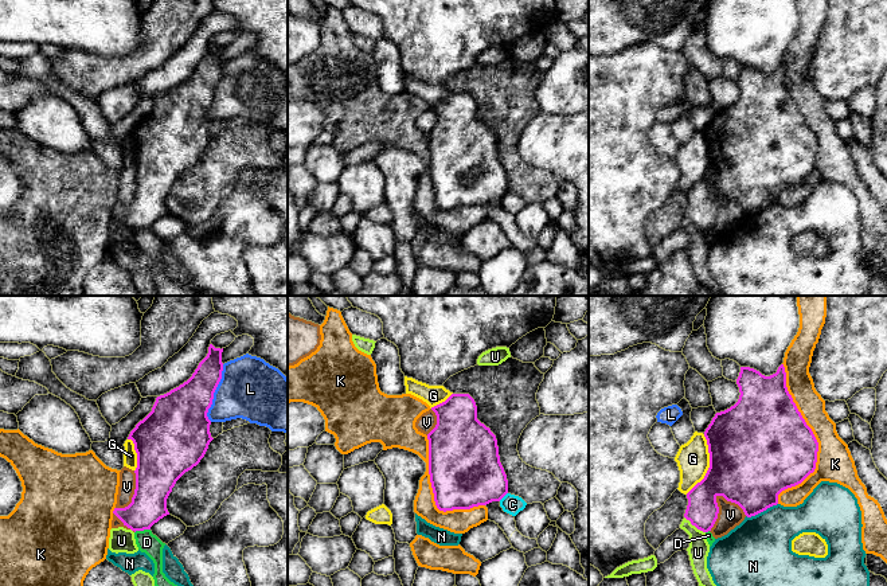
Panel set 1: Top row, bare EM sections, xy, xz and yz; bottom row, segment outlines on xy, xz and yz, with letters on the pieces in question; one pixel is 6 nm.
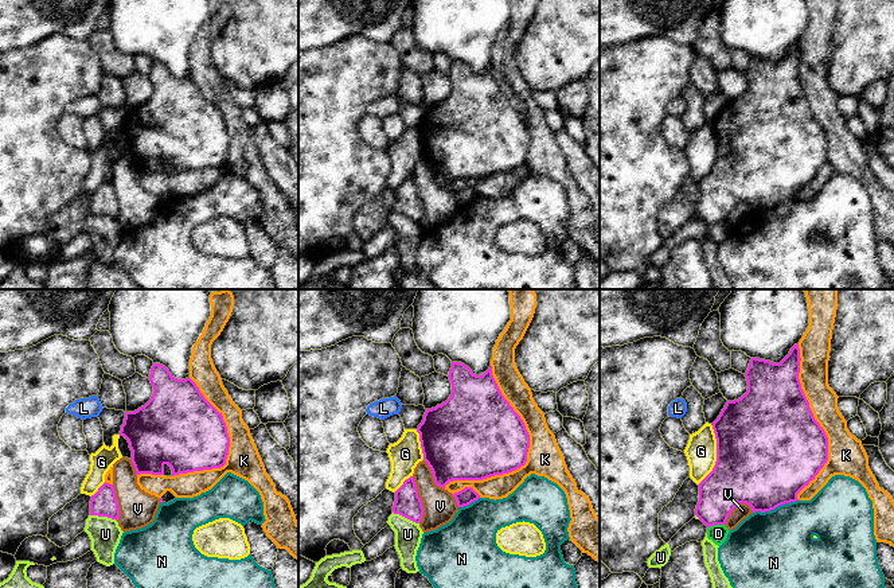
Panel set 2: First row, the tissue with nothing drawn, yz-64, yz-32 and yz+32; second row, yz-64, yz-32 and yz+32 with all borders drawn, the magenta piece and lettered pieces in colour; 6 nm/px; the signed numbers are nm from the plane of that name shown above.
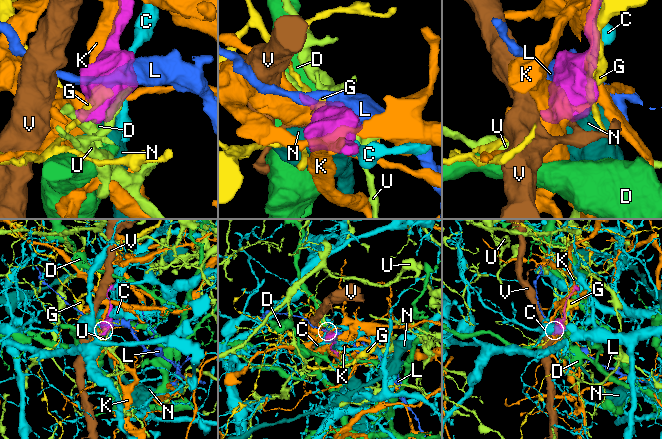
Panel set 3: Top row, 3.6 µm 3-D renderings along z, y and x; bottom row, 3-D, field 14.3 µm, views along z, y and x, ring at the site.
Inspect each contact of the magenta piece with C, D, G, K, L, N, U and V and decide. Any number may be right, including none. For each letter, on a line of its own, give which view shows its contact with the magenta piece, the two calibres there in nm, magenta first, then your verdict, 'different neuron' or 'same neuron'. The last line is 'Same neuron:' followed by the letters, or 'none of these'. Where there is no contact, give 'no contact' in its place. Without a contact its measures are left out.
C: xz | 400/120 nm | different neuron
D: xy | 220/120 nm | different neuron
G: yz | 500/200 nm | different neuron
K: yz | 480/220 nm | different neuron
L: xy | 320/360 nm | different neuron
N: yz | 440/400 nm | different neuron
U: yz | 190/120 nm | different neuron
V: yz | 400/150 nm | different neuron
Same neuron: none of these

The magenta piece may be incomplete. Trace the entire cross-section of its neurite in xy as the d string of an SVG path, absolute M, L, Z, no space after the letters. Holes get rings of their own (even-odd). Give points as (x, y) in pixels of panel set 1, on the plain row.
M210 43L207 55L199 62L192 75L179 86L157 95L152 110L128 136L133 140L137 152L136 188L132 202L125 207L114 207L113 212L134 231L151 228L155 222L169 214L167 198L172 187L185 171L200 161L214 138L207 112L222 78L222 51L223 47Z

